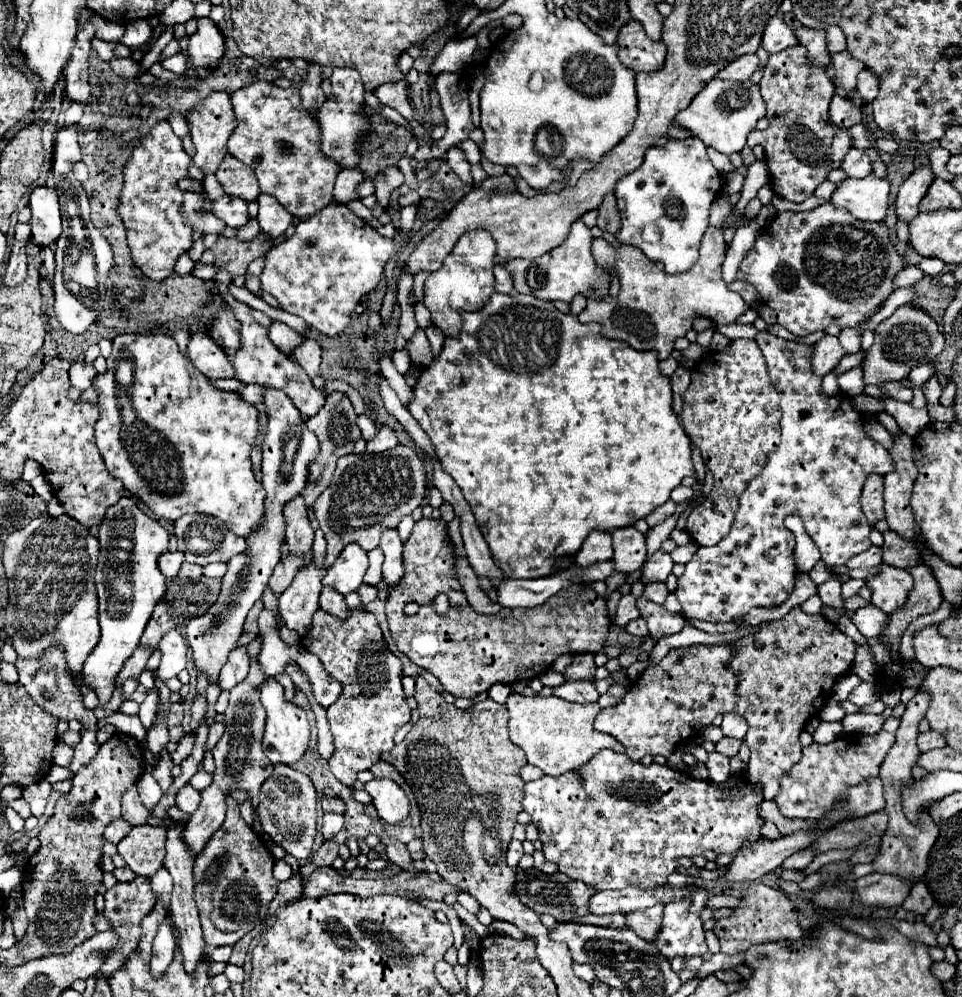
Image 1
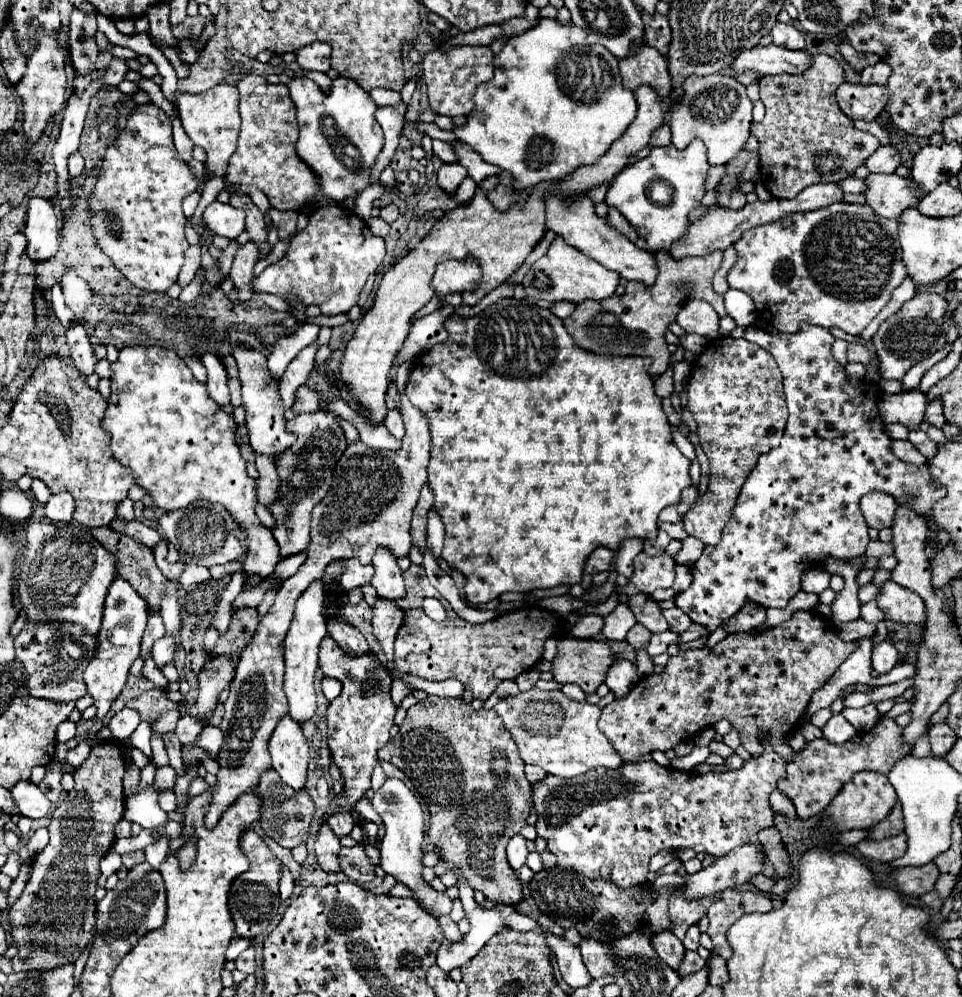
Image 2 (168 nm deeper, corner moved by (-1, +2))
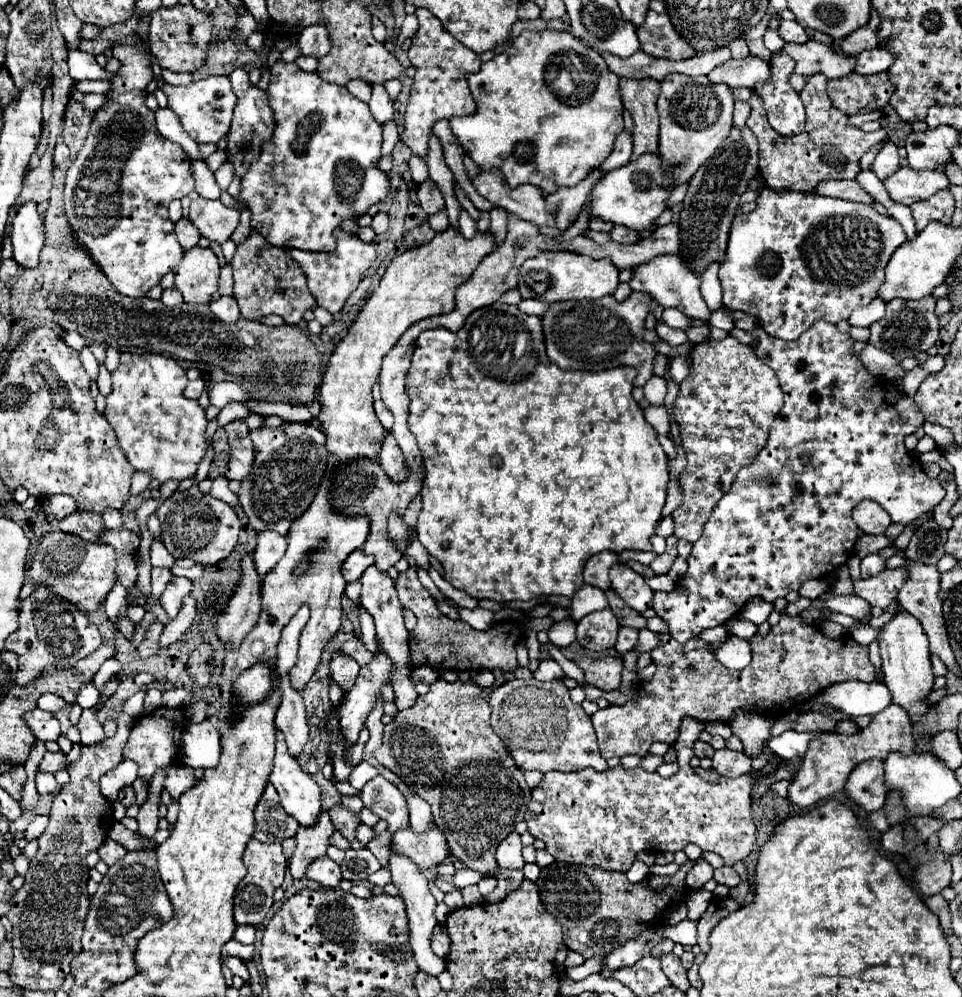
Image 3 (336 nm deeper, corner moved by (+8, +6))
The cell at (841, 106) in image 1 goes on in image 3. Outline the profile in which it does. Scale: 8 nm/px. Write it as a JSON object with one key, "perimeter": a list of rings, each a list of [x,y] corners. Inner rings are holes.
{"perimeter":[[[852,73],[840,79],[828,79],[828,97],[832,105],[848,117],[882,109],[888,103],[892,91],[894,89],[886,73],[872,77]]]}

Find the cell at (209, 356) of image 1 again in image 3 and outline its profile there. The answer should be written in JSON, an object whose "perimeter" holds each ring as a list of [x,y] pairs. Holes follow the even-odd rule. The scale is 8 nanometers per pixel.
{"perimeter":[[[198,377],[196,381],[190,381],[188,383],[188,387],[184,389],[184,395],[188,395],[190,399],[198,399],[204,389],[206,389],[206,379],[204,377]]]}

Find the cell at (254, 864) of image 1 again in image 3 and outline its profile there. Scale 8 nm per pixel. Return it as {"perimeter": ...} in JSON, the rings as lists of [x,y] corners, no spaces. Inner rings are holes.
{"perimeter":[[[250,839],[248,845],[246,845],[246,851],[244,851],[244,865],[248,869],[246,877],[238,883],[236,887],[236,895],[234,895],[234,921],[236,925],[252,925],[252,927],[258,927],[270,907],[272,907],[272,893],[276,887],[282,885],[284,881],[284,871],[286,871],[286,857],[282,853],[282,847],[280,843],[260,843],[256,839]]]}

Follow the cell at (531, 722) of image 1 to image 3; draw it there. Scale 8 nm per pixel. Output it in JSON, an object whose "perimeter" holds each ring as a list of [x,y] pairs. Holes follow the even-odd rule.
{"perimeter":[[[512,679],[506,681],[504,685],[496,687],[490,695],[490,709],[492,709],[492,729],[500,735],[500,739],[506,743],[510,755],[514,757],[516,765],[526,771],[526,769],[536,769],[540,773],[548,771],[582,771],[584,767],[592,767],[596,771],[606,771],[608,763],[598,751],[596,743],[596,733],[590,723],[590,717],[584,713],[582,705],[576,705],[570,695],[568,687],[562,681],[538,681],[538,679]]]}

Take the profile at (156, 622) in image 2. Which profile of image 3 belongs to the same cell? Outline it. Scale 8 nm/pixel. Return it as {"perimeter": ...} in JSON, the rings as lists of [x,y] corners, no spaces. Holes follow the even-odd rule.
{"perimeter":[[[108,529],[102,535],[104,543],[110,543],[116,553],[116,583],[122,585],[126,591],[134,587],[136,581],[136,565],[134,565],[134,555],[140,547],[140,535],[132,533],[128,529]],[[134,571],[134,573],[130,573]]]}

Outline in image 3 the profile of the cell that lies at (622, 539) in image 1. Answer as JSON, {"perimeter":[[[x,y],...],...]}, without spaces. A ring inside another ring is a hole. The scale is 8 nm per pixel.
{"perimeter":[[[616,563],[610,569],[612,587],[620,593],[620,597],[636,611],[646,611],[652,605],[652,589],[646,585],[644,577],[632,571],[628,565]]]}

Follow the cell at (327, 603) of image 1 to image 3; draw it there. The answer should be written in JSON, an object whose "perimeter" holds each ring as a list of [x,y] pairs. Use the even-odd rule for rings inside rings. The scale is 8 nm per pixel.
{"perimeter":[[[334,651],[330,659],[330,671],[332,671],[332,679],[340,685],[340,689],[348,691],[348,687],[352,687],[352,683],[356,681],[360,665],[350,655],[344,655],[342,651]]]}

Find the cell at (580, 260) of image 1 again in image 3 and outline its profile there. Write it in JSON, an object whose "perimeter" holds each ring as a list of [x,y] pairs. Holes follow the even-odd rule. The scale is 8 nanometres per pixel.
{"perimeter":[[[544,251],[526,259],[518,271],[518,291],[524,299],[540,299],[546,303],[568,299],[598,299],[612,295],[618,287],[618,269],[610,259],[592,259],[572,251]]]}

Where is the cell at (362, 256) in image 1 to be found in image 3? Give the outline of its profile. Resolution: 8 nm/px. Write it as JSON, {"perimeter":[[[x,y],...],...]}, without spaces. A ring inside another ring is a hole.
{"perimeter":[[[336,229],[334,239],[336,239],[336,249],[330,251],[330,253],[300,251],[300,249],[294,249],[294,247],[284,249],[302,267],[302,271],[304,271],[304,275],[308,279],[308,289],[314,295],[318,307],[324,307],[332,315],[336,315],[342,309],[344,301],[358,287],[364,273],[376,261],[376,247],[372,243],[366,243],[366,241],[358,239],[358,235],[346,233],[344,229]]]}

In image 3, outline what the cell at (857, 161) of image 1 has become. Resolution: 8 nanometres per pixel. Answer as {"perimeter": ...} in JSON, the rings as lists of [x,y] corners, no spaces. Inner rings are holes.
{"perimeter":[[[886,139],[886,141],[882,143],[882,147],[880,147],[874,163],[872,163],[872,171],[874,171],[880,179],[884,179],[884,177],[892,175],[898,167],[900,167],[898,147],[896,147],[892,141]]]}

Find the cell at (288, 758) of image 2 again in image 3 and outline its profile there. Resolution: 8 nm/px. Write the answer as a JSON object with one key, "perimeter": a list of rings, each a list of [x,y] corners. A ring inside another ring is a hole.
{"perimeter":[[[276,731],[276,755],[270,783],[280,795],[284,811],[300,825],[312,825],[320,813],[320,787],[308,775],[296,757],[288,753],[284,735]]]}

